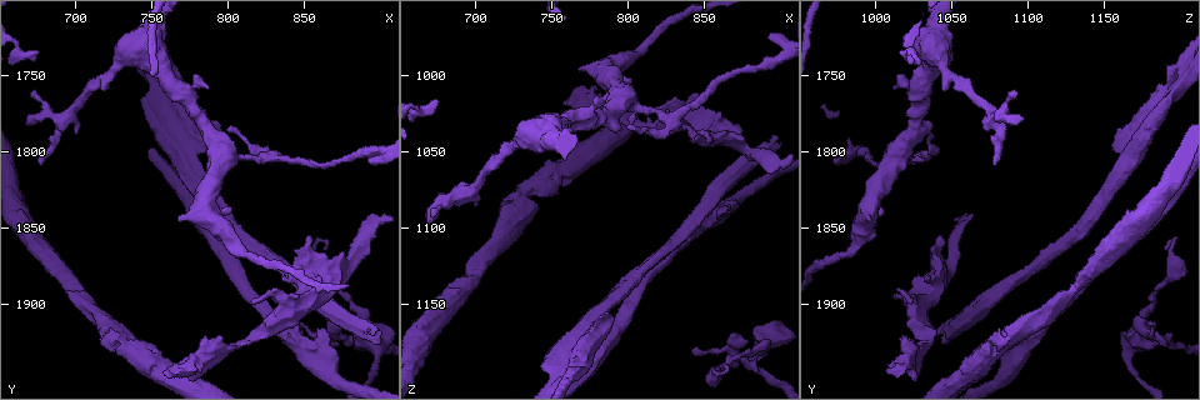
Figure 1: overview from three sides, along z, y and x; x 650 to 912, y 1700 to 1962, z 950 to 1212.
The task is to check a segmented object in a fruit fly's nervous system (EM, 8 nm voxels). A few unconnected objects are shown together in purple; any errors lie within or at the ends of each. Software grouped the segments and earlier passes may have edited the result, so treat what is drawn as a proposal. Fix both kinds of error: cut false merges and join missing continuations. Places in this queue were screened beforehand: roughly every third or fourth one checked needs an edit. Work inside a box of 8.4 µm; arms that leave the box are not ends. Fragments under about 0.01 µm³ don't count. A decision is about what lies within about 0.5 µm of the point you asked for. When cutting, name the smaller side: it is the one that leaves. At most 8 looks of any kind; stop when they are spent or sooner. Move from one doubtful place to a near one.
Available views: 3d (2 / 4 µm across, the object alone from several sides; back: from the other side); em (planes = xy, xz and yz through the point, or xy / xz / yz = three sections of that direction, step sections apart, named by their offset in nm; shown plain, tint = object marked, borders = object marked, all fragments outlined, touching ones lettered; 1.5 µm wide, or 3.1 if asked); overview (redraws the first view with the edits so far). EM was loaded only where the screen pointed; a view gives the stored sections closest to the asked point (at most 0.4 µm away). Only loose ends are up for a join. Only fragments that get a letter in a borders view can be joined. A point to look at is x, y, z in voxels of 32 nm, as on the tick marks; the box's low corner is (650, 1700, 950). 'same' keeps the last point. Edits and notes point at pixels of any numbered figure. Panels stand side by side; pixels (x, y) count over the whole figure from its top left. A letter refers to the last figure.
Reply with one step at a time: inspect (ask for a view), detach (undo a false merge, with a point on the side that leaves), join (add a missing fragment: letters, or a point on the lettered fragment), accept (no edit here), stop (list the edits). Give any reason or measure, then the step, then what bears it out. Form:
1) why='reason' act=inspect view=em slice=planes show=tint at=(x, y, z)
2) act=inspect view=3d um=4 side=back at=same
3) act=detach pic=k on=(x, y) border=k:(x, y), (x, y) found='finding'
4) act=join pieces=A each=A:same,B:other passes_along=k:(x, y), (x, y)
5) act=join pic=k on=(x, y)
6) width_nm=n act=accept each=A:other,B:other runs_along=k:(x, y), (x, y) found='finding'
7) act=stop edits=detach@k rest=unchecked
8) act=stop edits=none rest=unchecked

why='sharp bend' act=inspect view=3d um=4 at=(822, 1806, 1026)

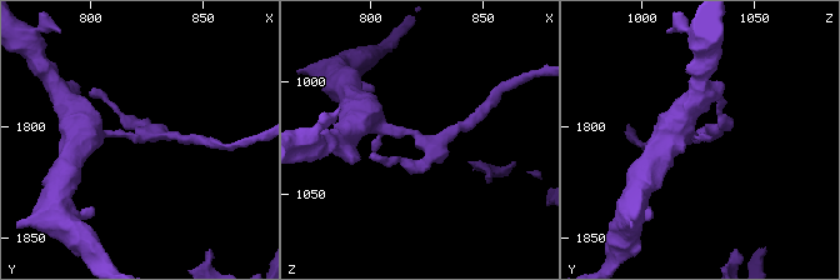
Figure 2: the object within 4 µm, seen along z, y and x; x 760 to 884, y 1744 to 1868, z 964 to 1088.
act=inspect view=em slice=planes show=plain at=(823, 1805, 1026)

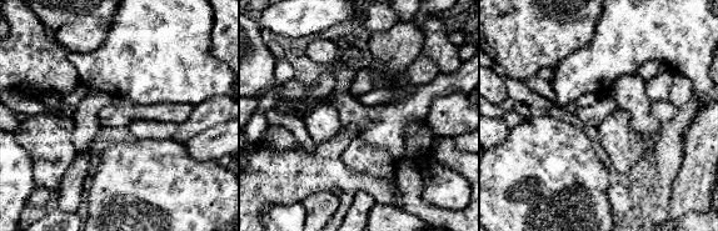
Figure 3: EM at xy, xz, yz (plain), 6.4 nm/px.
act=inspect view=em slice=planes show=borders at=same

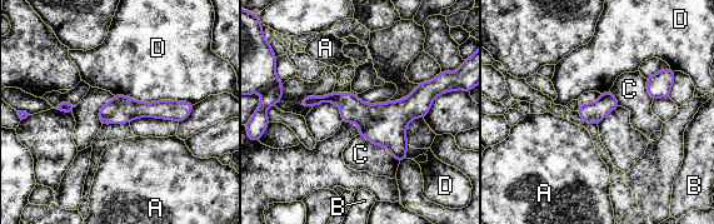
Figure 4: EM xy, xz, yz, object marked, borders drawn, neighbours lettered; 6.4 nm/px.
longest_contact=D:500nm act=accept each=A:other,B:other,C:other,D:other found='all the same neuron'

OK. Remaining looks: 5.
why='narrows sharply' act=inspect view=em slice=planes show=borders at=(812, 1924, 1034)

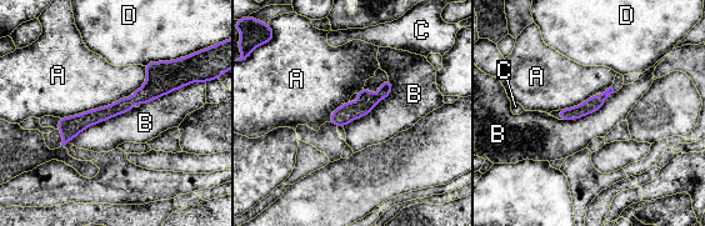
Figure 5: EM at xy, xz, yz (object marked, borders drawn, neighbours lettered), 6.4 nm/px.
act=accept each=A:other,B:other,C:other,D:other border=5:(129, 96), (60, 119) found='all the same neuron'

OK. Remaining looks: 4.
why='a fork' act=inspect view=em slice=planes show=tint at=(852, 1930, 1096)

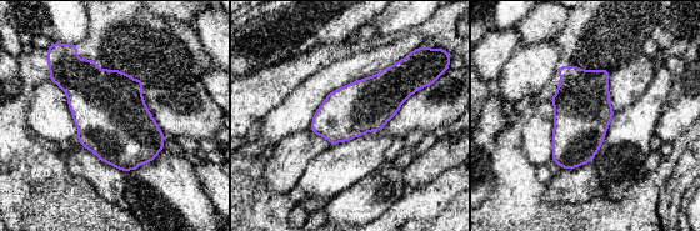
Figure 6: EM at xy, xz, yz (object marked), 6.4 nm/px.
act=inspect view=em slice=planes show=borders at=same

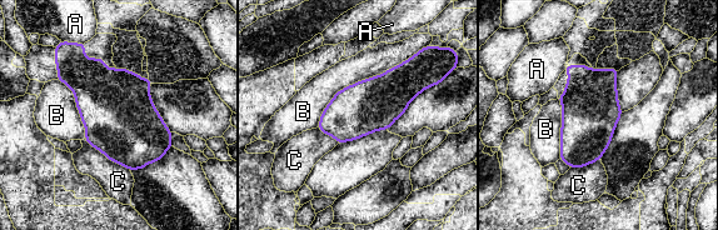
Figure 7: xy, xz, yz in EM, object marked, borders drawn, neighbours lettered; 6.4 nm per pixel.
width_nm=340 act=accept each=A:other,B:other,C:other border=7:(414, 54), (340, 89), (317, 126) found='all the same neuron'

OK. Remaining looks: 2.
act=stop edits=none rest=unchecked

